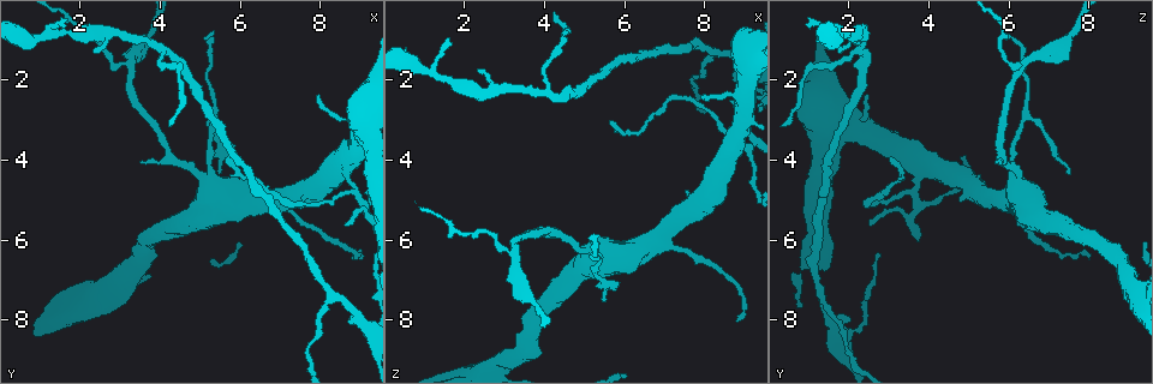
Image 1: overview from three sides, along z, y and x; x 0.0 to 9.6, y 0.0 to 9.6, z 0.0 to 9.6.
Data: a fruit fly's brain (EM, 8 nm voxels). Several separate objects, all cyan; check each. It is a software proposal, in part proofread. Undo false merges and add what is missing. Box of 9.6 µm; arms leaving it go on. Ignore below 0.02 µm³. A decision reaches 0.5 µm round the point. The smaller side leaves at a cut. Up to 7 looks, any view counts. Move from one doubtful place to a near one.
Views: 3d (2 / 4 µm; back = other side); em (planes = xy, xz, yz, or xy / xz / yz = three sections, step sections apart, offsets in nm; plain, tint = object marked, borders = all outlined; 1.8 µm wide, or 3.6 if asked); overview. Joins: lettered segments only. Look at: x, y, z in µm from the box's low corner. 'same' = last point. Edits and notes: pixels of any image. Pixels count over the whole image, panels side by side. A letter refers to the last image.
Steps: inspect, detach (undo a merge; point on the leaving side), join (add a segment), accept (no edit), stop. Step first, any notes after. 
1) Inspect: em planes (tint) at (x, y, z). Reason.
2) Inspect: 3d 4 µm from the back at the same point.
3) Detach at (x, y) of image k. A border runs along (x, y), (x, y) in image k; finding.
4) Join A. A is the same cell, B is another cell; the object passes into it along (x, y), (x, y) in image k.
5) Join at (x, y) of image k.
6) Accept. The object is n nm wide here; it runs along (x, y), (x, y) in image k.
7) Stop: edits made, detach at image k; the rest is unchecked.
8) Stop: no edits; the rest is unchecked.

Inspect: 3d 2 µm at (7.95, 2.40, 2.45). Tapers out.

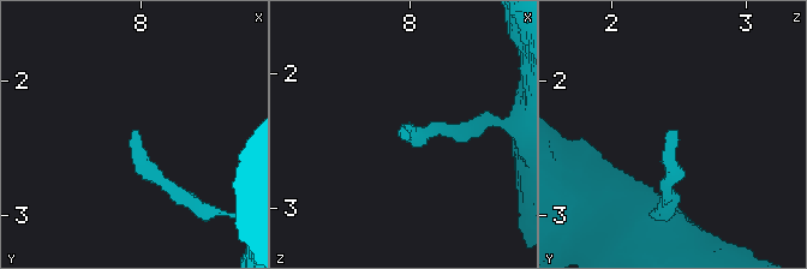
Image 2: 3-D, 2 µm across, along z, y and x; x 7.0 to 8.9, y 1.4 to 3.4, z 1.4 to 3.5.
Inspect: em planes (borders) at (7.94, 2.40, 2.46). Shape alone is not enough.

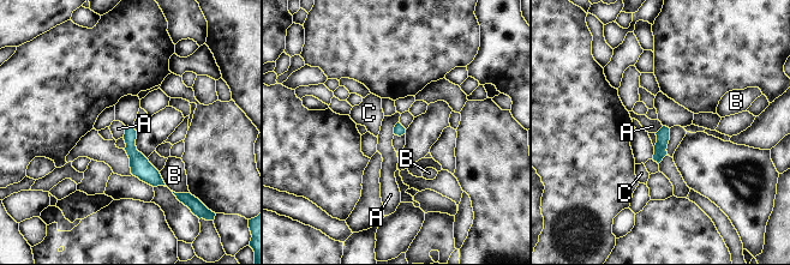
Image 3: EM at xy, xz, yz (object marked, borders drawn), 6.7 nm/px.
Accept. The object is 80 nm wide here; A, B and C are other cells; it runs along (130, 128), (131, 151), (160, 182) in image 3; no lettered segment goes on from it.

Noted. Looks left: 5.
Inspect: 3d 2 µm at (7.30, 5.15, 2.35). Abrupt turn.

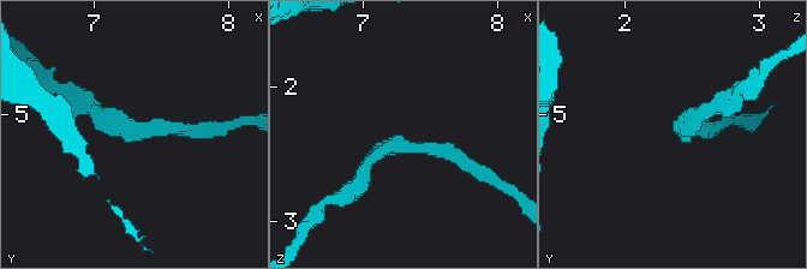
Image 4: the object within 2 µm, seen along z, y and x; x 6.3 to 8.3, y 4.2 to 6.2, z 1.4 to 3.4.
Inspect: em planes (borders) at (7.24, 5.12, 2.40).

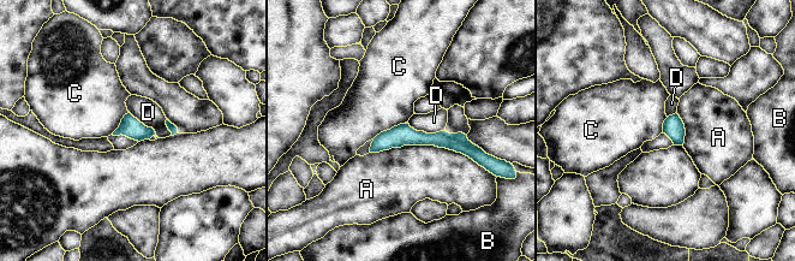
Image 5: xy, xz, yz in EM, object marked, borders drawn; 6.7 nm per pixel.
Accept. A, B, C and D are other cells; one cell here.

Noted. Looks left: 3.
Inspect: 3d 4 µm at (8.30, 7.40, 1.30).

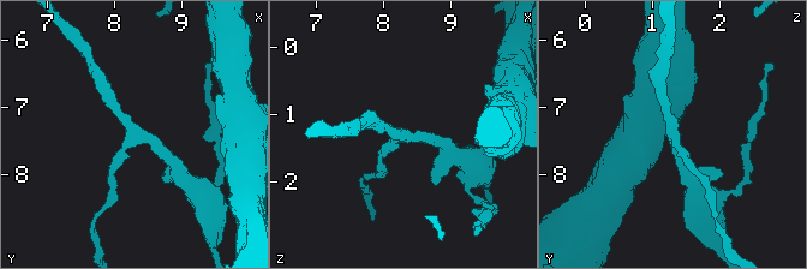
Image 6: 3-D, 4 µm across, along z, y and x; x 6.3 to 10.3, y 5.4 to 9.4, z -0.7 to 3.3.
Inspect: em 3.6 µm xy step 16 (borders) at (8.30, 7.40, 1.30). 3 arms meet here; need the tissue.

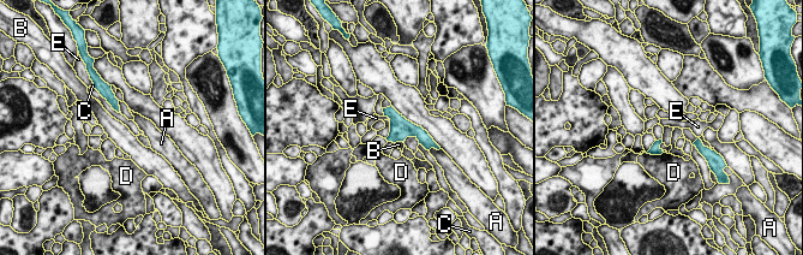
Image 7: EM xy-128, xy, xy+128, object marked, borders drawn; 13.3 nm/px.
Accept. The object is 30 nm wide here; A, B, C, D and E are other cells; a border runs along (402, 141), (395, 143) in image 7; all the same cell.

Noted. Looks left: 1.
Stop: no edits; the rest is unchecked.

